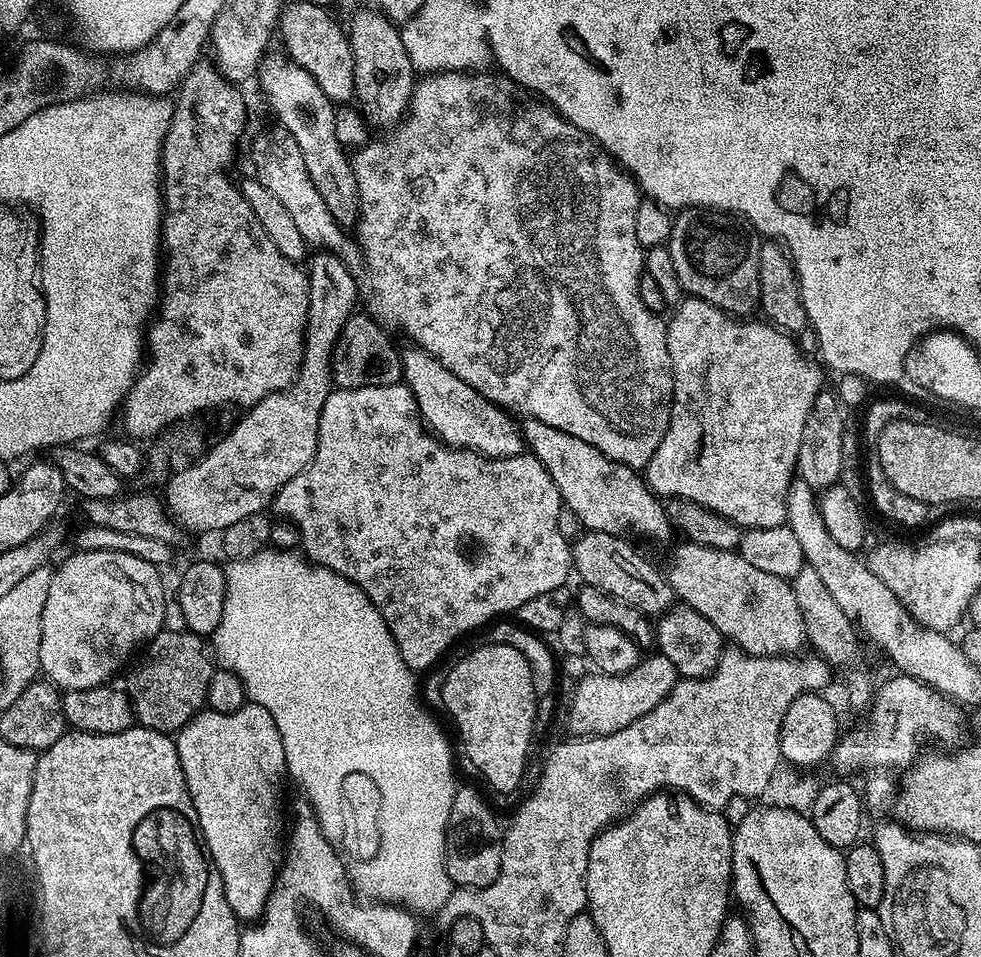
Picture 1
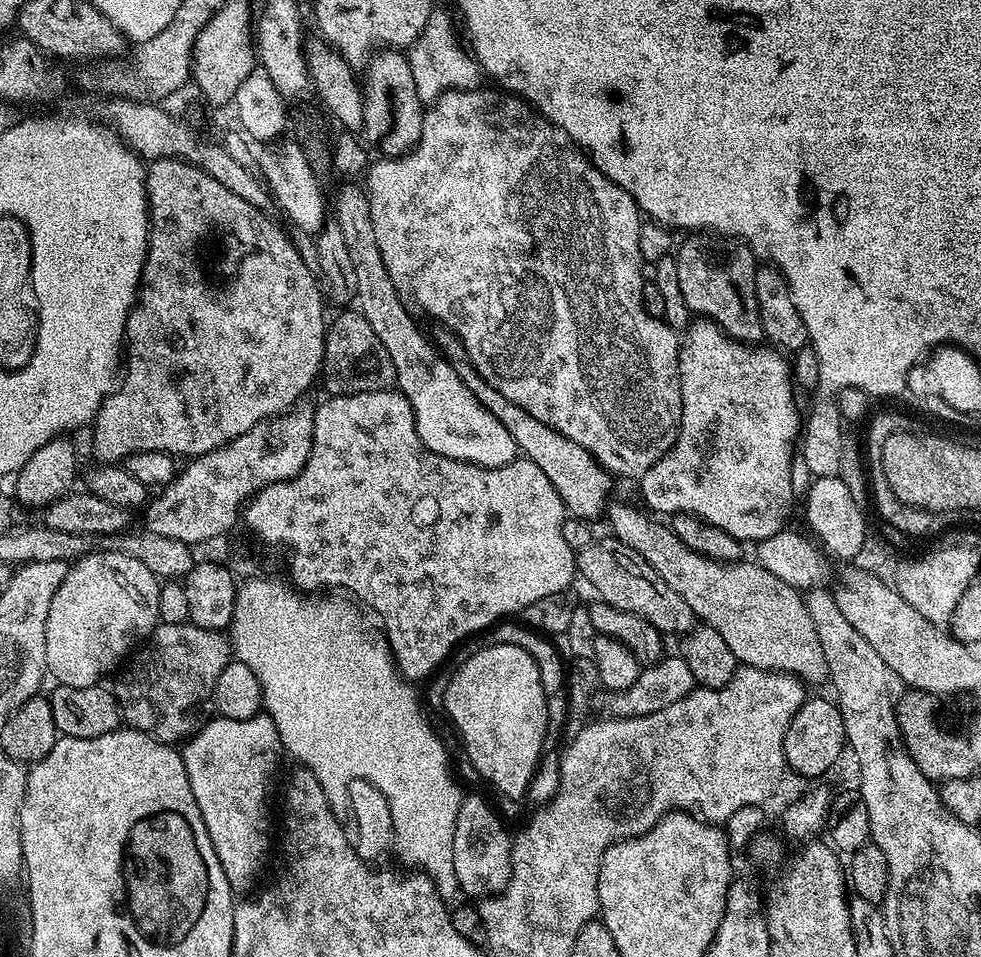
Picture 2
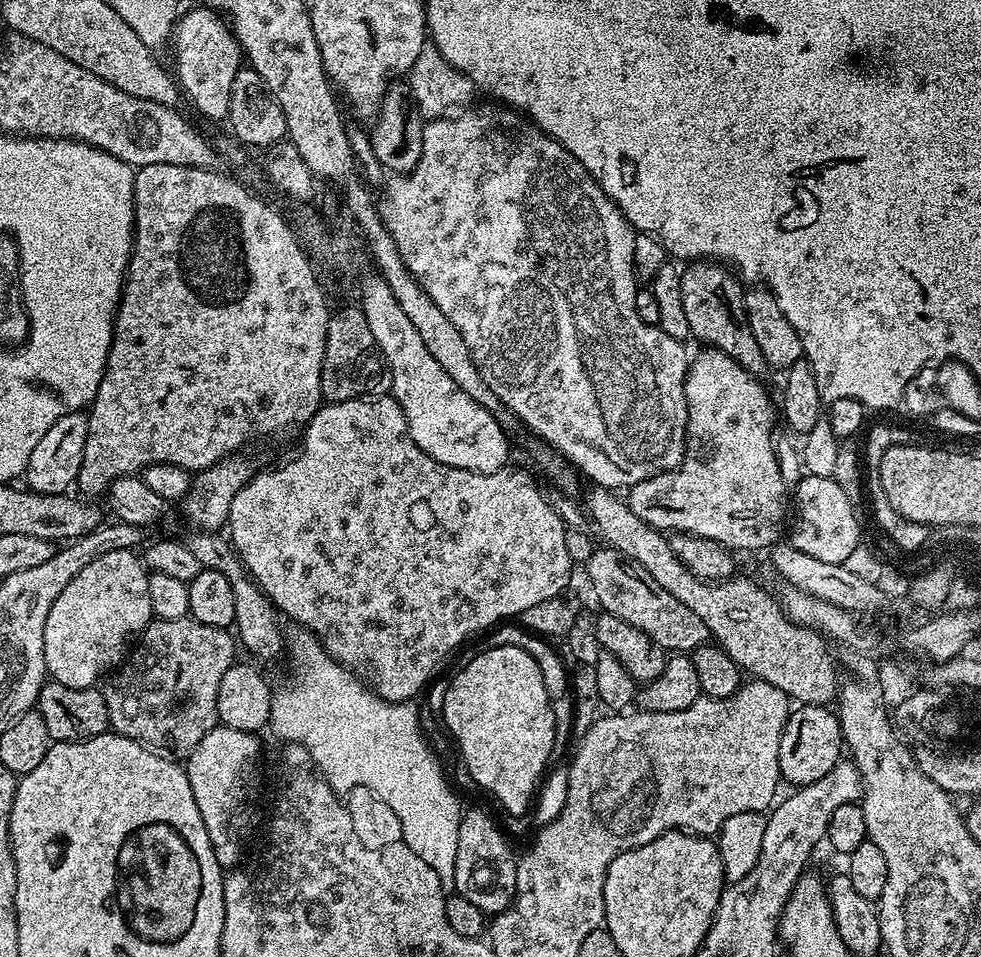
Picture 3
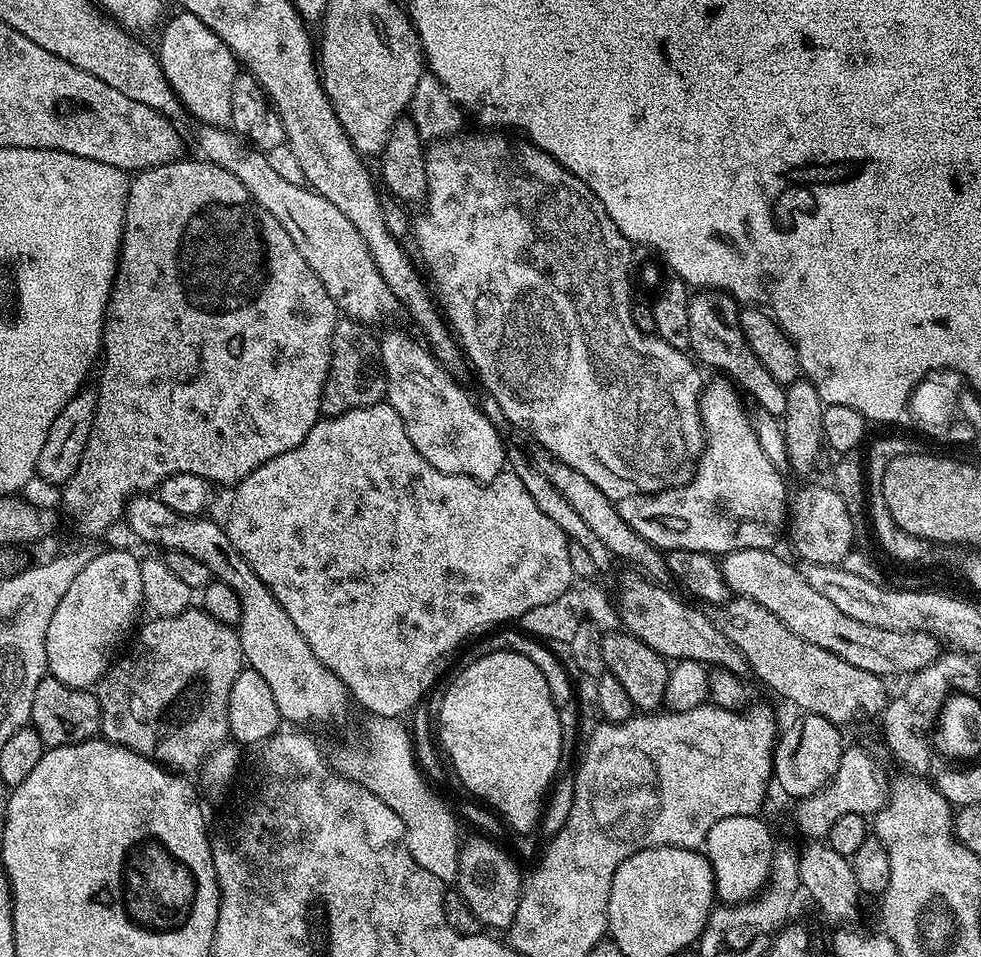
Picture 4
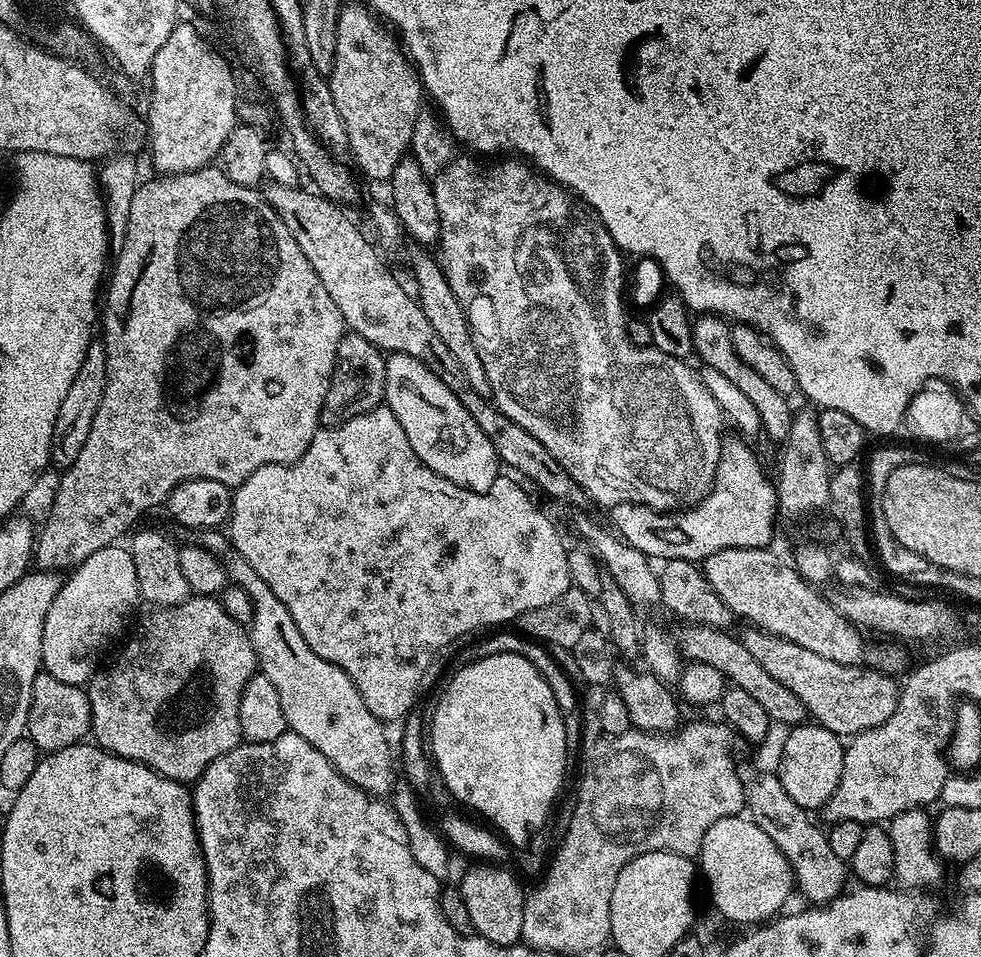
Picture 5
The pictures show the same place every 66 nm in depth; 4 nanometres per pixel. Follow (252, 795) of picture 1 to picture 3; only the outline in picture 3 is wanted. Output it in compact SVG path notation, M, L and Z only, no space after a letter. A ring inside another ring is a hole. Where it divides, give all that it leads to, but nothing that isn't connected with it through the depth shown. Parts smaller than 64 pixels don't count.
M217 726L186 756L186 771L190 790L194 790L194 802L198 802L202 822L206 822L206 834L210 834L214 854L224 870L235 869L241 863L240 855L244 852L248 799L252 796L252 783L260 768L259 738L255 732Z

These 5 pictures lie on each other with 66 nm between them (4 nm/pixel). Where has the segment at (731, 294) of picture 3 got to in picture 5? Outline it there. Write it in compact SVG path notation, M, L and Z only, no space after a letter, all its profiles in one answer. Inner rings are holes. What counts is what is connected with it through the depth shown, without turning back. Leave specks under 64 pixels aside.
M700 314L695 317L692 326L692 351L698 357L699 363L706 367L713 367L719 373L727 377L728 381L734 382L754 402L755 409L761 419L763 435L769 436L776 442L783 442L788 434L790 434L790 426L792 425L792 417L794 408L791 408L789 397L774 390L757 370L744 364L742 358L735 352L734 341L732 339L732 328L729 321L723 316L714 316L711 314Z

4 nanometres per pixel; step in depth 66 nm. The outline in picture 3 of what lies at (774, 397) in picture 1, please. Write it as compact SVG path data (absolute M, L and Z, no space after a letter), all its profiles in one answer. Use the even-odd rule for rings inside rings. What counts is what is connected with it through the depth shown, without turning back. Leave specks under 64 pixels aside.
M705 347L700 351L704 352L698 353L697 356L695 353L691 357L688 365L688 377L684 383L686 406L688 407L688 427L686 429L686 443L684 445L684 460L680 464L680 467L675 468L672 472L659 472L658 475L650 477L649 480L638 482L633 488L627 489L626 499L628 505L637 518L642 518L642 522L646 522L651 528L657 528L657 530L665 534L688 532L691 536L710 538L729 550L741 548L744 552L752 552L755 548L771 549L772 545L781 539L780 531L785 531L786 518L784 522L784 511L787 513L790 508L790 492L782 480L778 458L775 454L776 441L774 433L772 434L772 427L775 426L776 420L778 424L777 405L774 403L774 400L768 397L767 390L760 385L763 383L757 377L751 376L742 366L738 366L738 362L734 362L734 358L722 354L716 348Z

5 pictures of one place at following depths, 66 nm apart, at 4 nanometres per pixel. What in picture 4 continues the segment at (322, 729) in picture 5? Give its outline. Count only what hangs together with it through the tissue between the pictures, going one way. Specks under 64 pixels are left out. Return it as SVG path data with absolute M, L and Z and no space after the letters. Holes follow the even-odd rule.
M156 494L128 497L126 521L128 520L129 530L138 539L145 540L148 544L157 544L158 547L164 548L163 550L168 552L181 552L190 554L190 558L198 558L198 562L202 562L202 566L206 566L209 577L226 582L226 586L230 586L230 590L234 590L234 594L238 594L238 602L242 602L242 618L238 631L245 665L266 678L266 683L270 686L280 711L281 721L288 723L289 720L292 723L289 725L292 726L322 724L338 727L348 718L350 697L347 686L326 666L322 666L322 662L318 662L318 658L314 658L314 650L308 645L306 638L302 638L302 634L298 634L298 626L294 626L294 622L290 622L290 614L286 614L286 610L282 610L282 602L278 602L278 598L274 598L274 594L270 594L266 582L262 582L262 578L258 578L258 574L254 574L250 562L246 562L246 558L242 558L242 554L238 554L238 546L234 546L234 542L230 542L227 527L223 523L215 524L212 520L204 519L208 518L187 516L178 514L178 510L170 510L170 506L166 506L166 502L162 502L159 495Z

